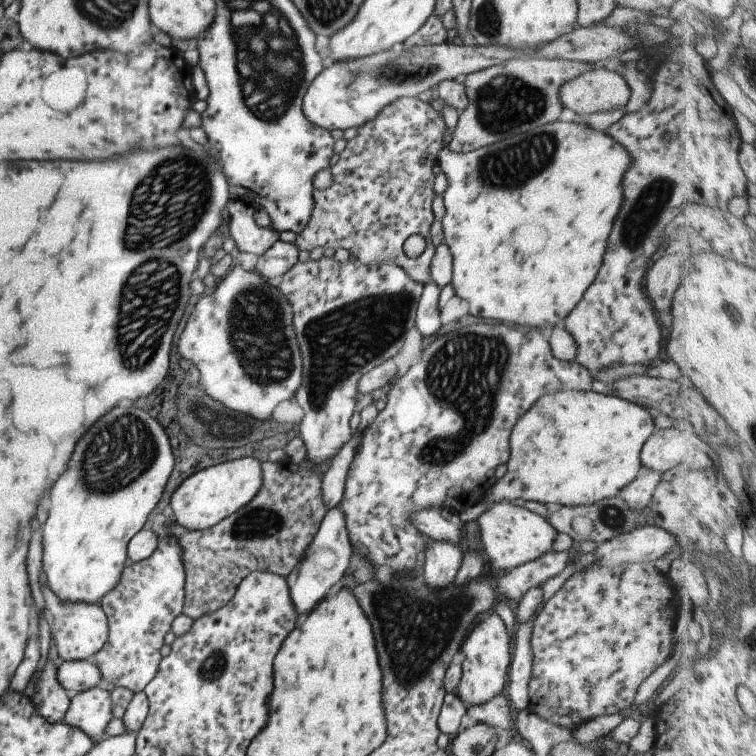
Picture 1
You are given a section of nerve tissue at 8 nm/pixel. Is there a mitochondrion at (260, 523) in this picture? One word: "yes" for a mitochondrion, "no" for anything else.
yes

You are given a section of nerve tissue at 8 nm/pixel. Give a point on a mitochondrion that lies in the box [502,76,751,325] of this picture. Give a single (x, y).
(645, 213)

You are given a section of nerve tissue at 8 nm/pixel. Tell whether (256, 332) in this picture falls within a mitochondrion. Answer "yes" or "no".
yes

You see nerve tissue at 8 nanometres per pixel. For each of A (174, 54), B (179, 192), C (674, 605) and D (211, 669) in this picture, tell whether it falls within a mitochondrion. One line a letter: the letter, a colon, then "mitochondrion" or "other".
A: other
B: mitochondrion
C: other
D: mitochondrion

